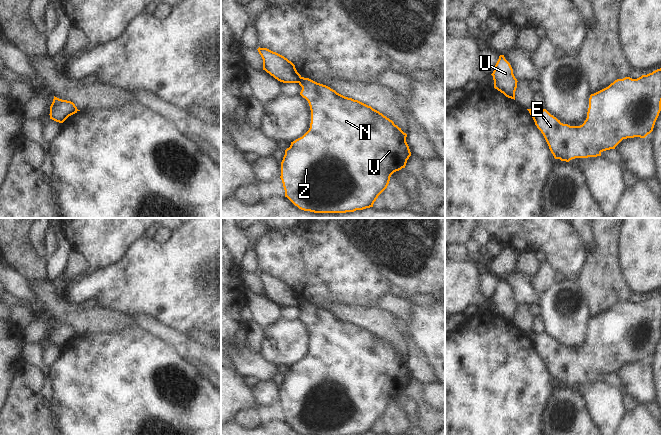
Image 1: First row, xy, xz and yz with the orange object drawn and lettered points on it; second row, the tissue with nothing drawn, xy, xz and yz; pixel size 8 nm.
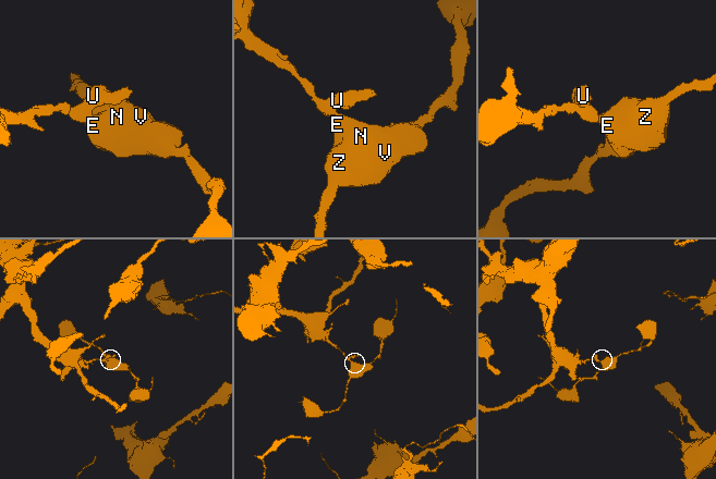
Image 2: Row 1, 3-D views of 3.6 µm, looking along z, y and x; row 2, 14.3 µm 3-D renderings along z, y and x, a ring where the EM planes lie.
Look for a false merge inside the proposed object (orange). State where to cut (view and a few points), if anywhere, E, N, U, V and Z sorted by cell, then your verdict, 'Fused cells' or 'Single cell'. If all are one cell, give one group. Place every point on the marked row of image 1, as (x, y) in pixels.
Split along xz (302, 77), (298, 82). Groups: E N V Z / U. Fused cells.

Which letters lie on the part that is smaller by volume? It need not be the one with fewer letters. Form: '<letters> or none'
E, N, V, Z

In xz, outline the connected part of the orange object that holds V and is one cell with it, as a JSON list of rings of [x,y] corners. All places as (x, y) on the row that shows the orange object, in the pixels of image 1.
[[[304,77],[301,78],[299,85],[302,87],[300,95],[308,101],[310,106],[311,123],[309,130],[302,137],[291,142],[290,147],[285,150],[285,155],[281,162],[280,176],[285,190],[285,197],[287,197],[299,209],[314,213],[346,213],[373,207],[378,196],[387,188],[391,175],[394,172],[405,168],[407,160],[411,156],[409,146],[406,142],[407,134],[395,125],[392,120],[373,109],[371,106],[358,100],[345,97],[326,85]]]

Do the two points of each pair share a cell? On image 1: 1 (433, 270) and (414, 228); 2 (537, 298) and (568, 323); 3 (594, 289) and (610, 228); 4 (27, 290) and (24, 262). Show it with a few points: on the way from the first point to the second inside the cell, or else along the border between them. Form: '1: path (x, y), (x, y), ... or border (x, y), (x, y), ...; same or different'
1: path (433, 260), (433, 247), (424, 238); same
2: path (545, 300), (560, 315); same
3: path (601, 274), (601, 267), (606, 255), (606, 243); same
4: border (10, 264), (30, 282); different

